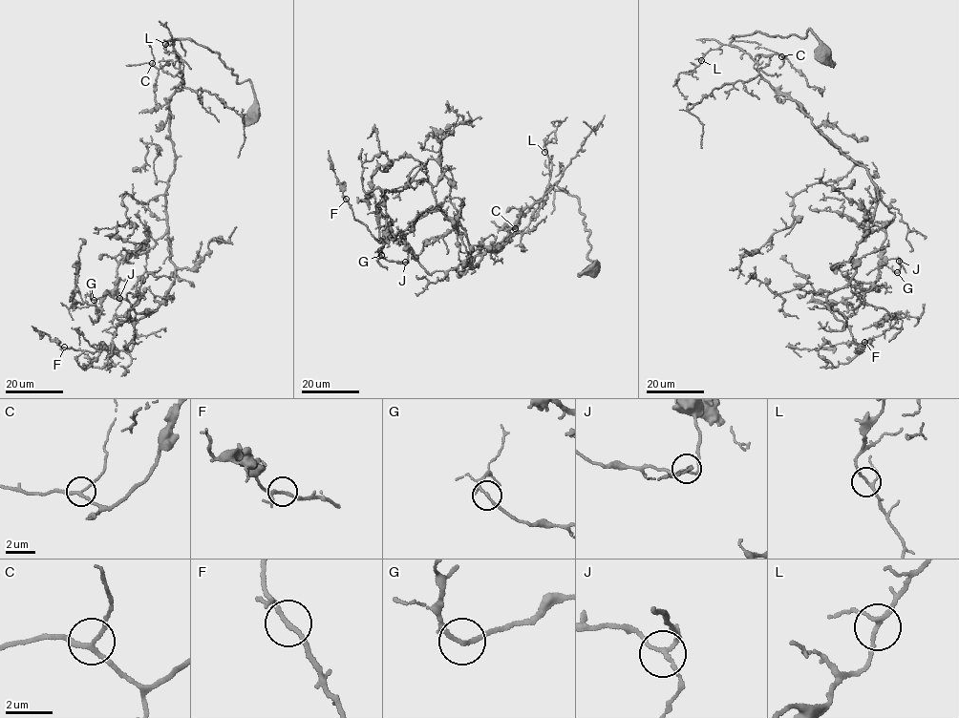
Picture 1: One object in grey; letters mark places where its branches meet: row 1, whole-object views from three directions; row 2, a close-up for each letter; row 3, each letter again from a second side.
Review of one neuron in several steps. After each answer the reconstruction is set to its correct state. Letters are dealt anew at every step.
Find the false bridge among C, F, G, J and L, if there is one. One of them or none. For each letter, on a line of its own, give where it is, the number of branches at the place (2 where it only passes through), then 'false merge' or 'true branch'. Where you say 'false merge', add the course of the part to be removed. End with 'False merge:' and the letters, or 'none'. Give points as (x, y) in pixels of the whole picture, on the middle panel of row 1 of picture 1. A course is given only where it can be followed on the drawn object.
C: at (515, 228); 3 branches meet; true branch
F: at (346, 199); 3 branches meet; true branch
G: at (381, 255); 3 branches meet; true branch
J: at (405, 262); 3 branches meet; true branch
L: at (544, 152); 3 branches meet; true branch
False merge: none

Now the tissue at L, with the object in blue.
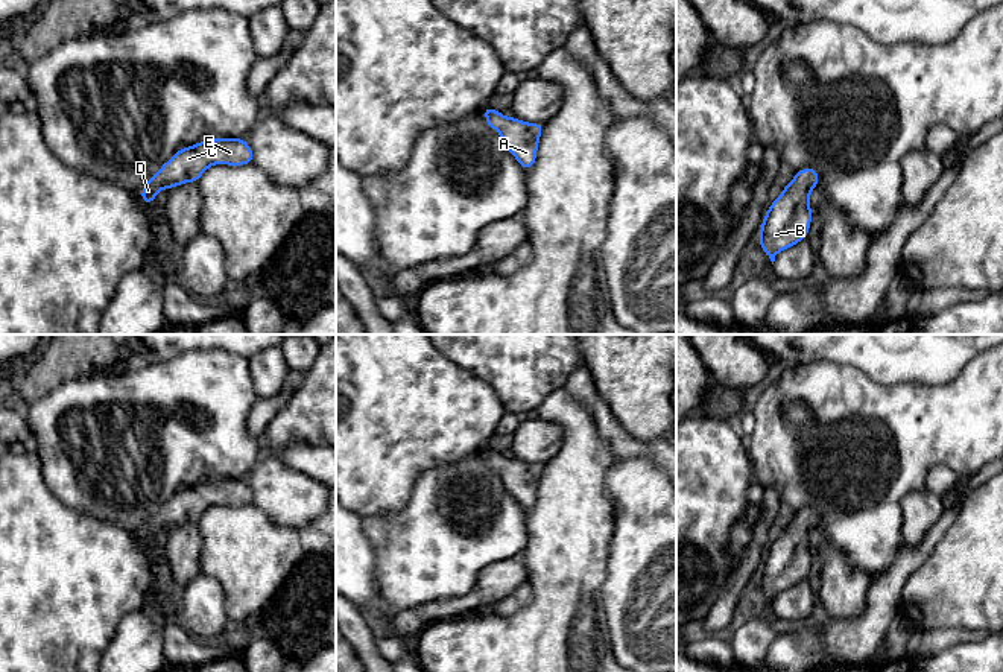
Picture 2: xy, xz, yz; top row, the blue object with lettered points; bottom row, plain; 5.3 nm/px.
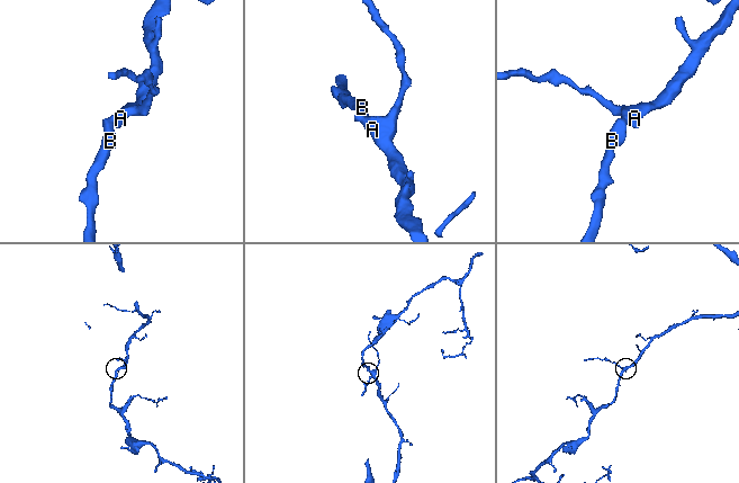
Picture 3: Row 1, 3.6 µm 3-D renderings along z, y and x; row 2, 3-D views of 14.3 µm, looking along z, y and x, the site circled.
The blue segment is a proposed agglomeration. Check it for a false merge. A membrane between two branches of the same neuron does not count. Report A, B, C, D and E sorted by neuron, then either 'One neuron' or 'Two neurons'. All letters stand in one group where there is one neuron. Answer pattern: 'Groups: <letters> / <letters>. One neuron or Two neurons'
Groups: A B C D E. One neuron

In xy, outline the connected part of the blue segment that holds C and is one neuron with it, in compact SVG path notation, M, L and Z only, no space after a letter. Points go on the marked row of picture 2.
M213 138L181 147L146 181L140 199L152 205L161 189L170 190L184 182L198 182L210 166L243 166L252 164L252 160L254 152L245 138Z

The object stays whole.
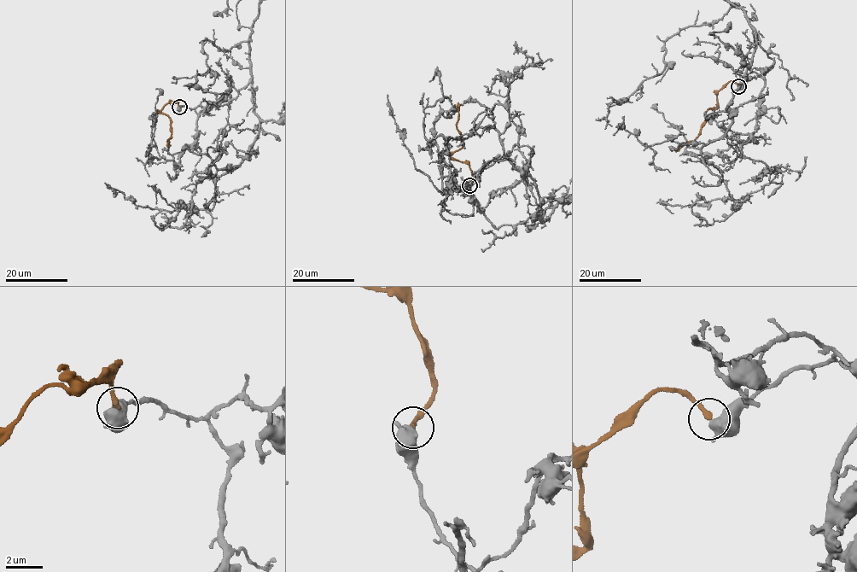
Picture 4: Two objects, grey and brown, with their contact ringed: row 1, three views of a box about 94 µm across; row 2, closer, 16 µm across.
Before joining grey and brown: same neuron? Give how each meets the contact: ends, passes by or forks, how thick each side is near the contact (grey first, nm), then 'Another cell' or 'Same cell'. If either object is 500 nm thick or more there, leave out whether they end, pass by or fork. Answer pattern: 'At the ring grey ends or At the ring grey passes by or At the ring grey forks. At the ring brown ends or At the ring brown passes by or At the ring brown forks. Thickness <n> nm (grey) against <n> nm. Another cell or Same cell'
Thickness 750 nm (grey) against 260 nm. Another cell

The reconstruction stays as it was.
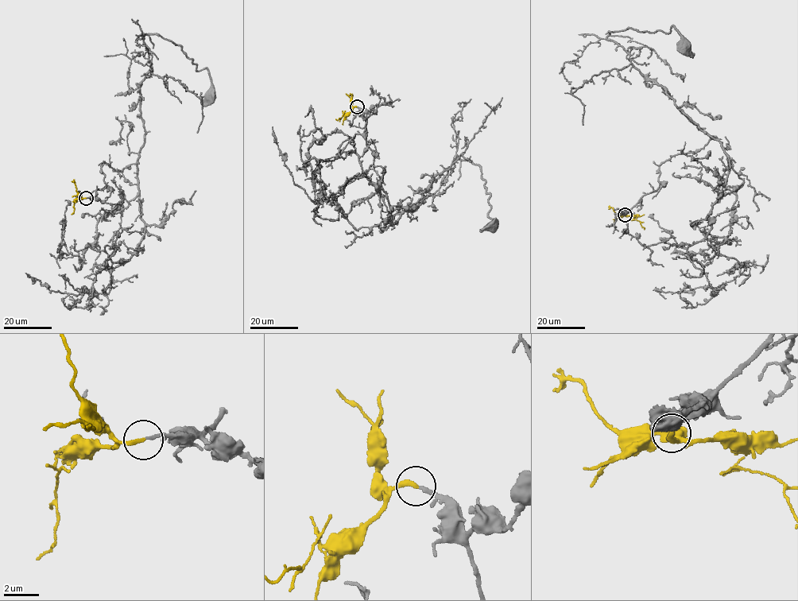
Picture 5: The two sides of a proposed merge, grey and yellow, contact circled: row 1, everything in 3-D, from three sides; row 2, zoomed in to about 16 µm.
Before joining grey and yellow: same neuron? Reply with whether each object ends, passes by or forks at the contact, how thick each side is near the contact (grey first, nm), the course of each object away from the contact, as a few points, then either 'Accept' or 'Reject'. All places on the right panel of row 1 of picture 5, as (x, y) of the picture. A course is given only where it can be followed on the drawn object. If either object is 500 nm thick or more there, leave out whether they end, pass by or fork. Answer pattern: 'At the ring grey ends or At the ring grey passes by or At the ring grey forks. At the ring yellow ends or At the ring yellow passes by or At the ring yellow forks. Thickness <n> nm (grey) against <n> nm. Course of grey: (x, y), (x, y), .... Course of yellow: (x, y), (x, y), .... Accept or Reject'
At the ring grey ends. At the ring yellow ends. Thickness 190 nm (grey) against 280 nm. Course of grey: (625, 215), (655, 191), (659, 166), (710, 137), (608, 31), (672, 26), (684, 46). Course of yellow: (625, 215), (634, 217), (644, 229). Accept

